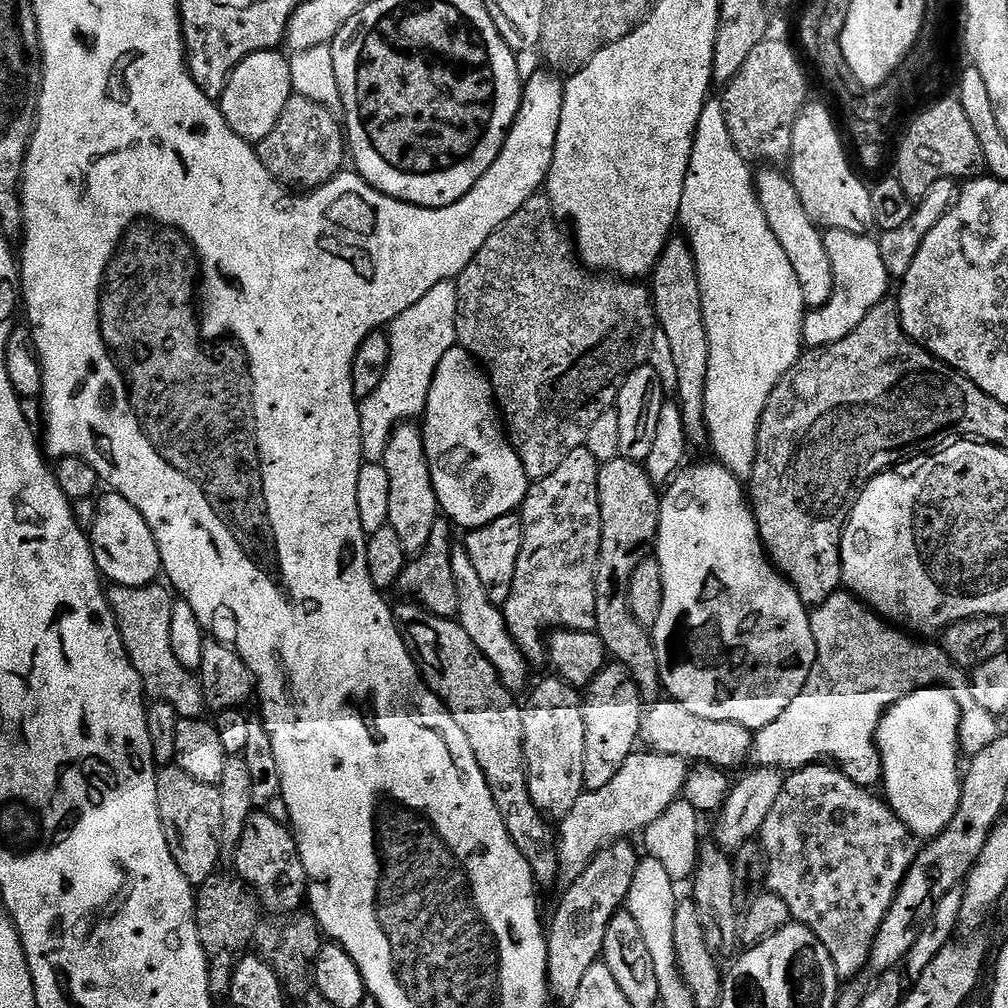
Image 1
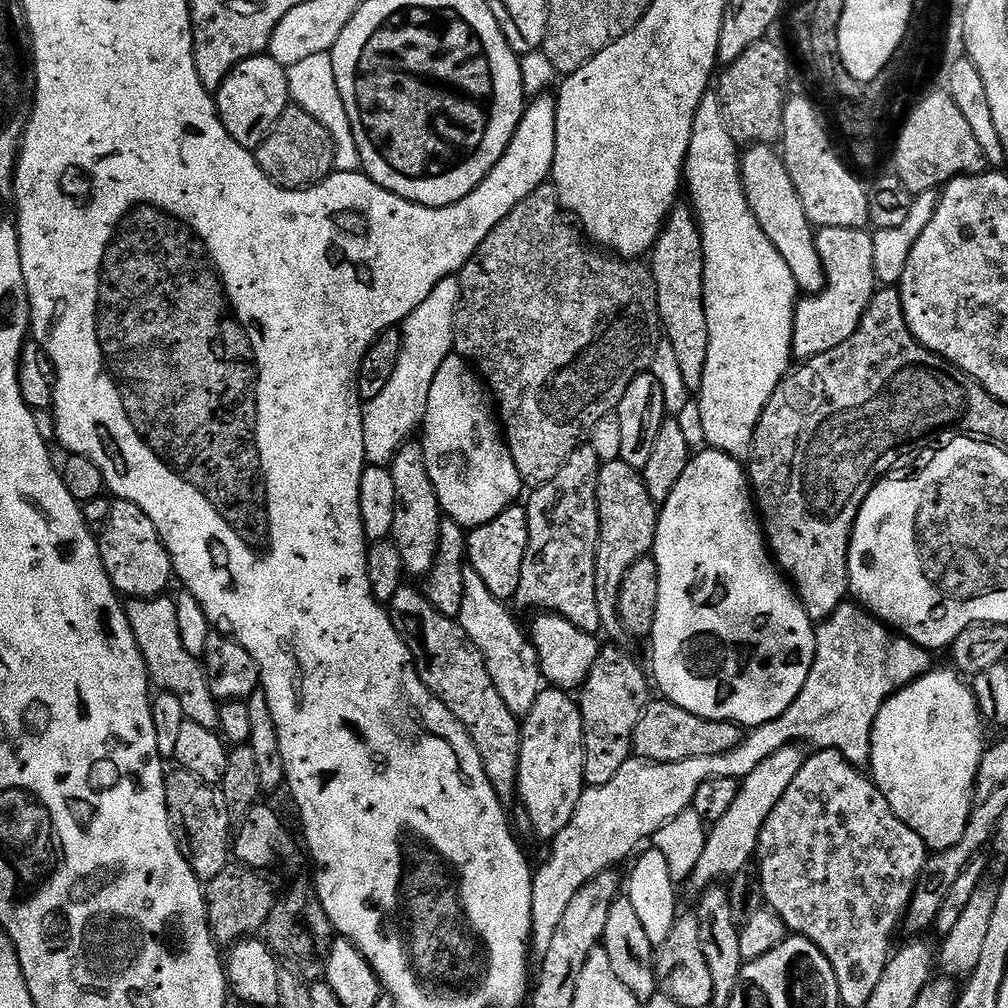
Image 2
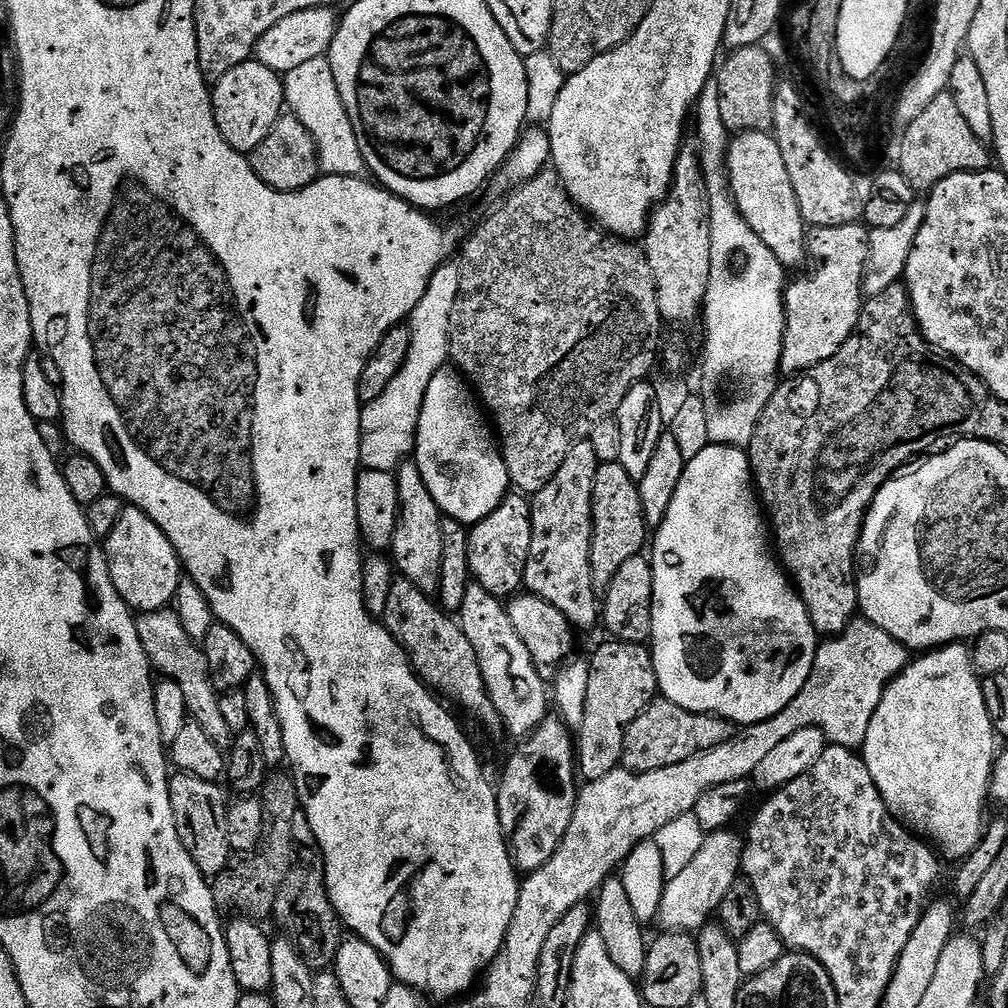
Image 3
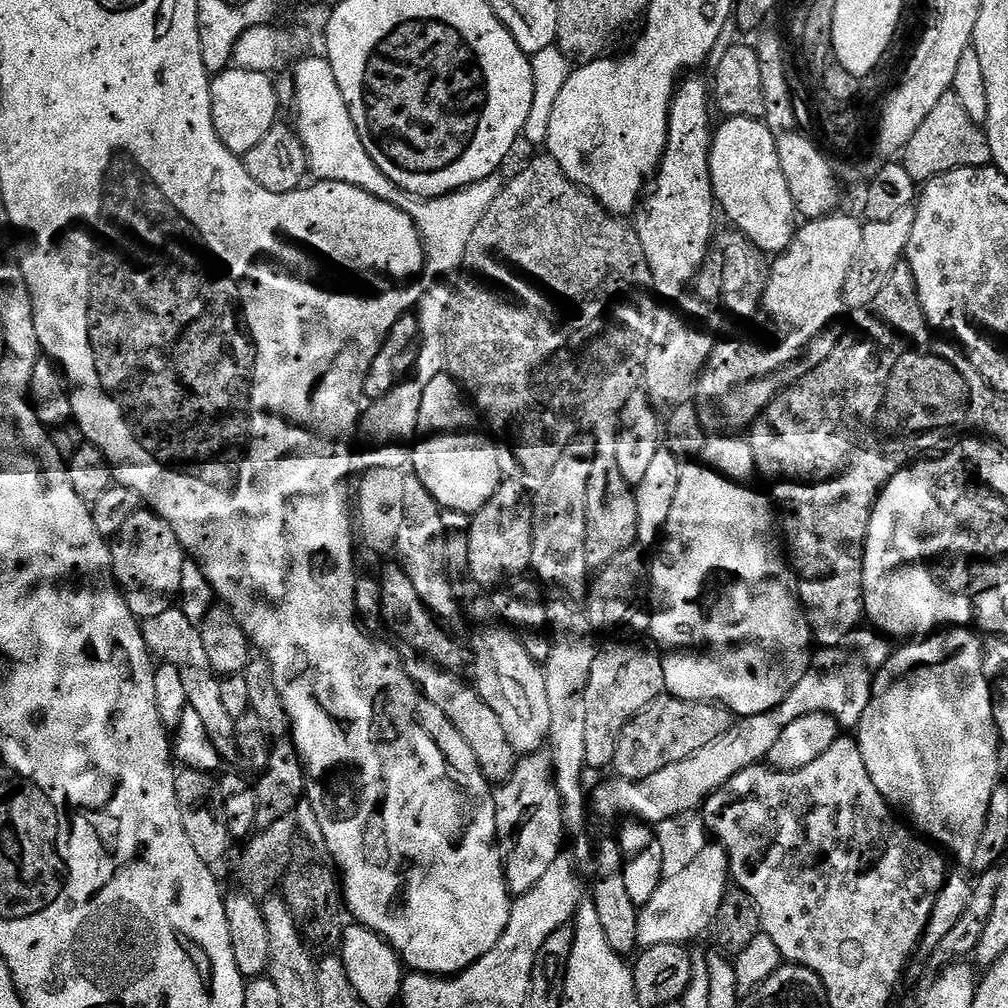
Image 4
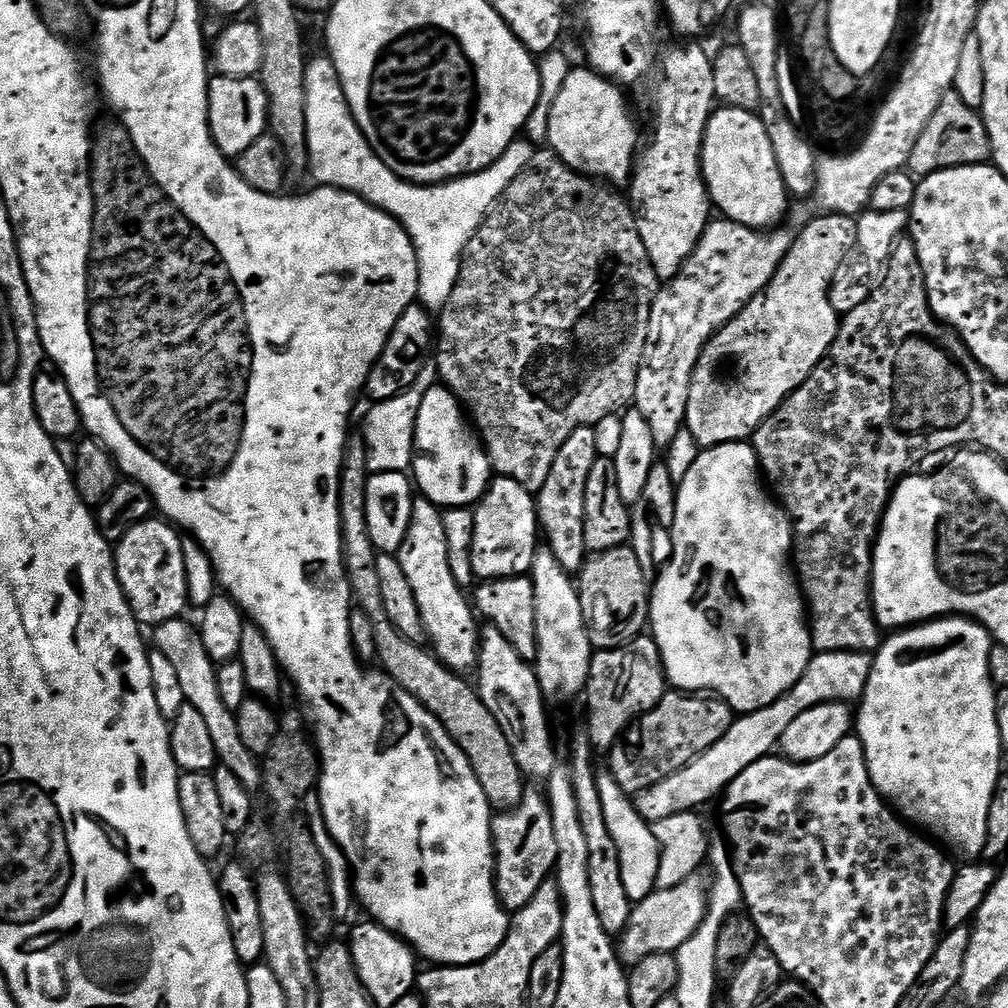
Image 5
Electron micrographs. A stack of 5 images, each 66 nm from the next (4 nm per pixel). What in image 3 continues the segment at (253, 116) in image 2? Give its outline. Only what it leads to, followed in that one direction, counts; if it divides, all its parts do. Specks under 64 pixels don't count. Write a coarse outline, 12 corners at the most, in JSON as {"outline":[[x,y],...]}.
{"outline":[[253,58],[215,81],[212,113],[251,154],[286,108],[281,73]]}

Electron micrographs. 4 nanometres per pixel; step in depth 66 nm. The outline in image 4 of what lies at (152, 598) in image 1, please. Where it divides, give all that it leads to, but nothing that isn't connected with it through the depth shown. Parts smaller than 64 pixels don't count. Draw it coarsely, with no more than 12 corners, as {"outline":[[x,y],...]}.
{"outline":[[178,606],[143,621],[149,652],[180,671],[221,761],[239,761],[236,720],[198,625]]}

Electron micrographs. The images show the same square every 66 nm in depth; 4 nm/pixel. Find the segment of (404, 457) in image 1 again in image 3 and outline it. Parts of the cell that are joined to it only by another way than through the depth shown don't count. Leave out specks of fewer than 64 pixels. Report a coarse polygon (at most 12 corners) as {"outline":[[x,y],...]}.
{"outline":[[415,462],[395,469],[400,517],[390,559],[440,591],[442,513]]}

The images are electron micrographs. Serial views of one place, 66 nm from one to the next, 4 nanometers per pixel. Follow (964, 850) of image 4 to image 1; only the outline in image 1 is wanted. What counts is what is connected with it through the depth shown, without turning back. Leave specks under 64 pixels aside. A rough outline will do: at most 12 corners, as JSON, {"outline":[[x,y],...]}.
{"outline":[[918,688],[876,731],[882,796],[921,841],[964,793],[960,707]]}

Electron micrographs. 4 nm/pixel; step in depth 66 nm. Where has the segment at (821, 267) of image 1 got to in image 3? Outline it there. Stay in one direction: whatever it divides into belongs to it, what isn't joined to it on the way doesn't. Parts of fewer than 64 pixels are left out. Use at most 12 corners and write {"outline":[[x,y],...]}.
{"outline":[[739,133],[736,209],[781,264],[803,265],[806,225],[775,135]]}

